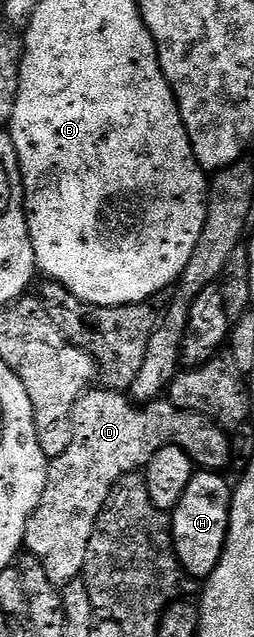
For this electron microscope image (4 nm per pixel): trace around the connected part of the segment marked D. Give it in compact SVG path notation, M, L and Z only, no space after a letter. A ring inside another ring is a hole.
M92 387L79 397L71 409L71 442L60 457L54 458L47 467L47 482L37 511L25 527L23 540L26 552L45 567L45 575L60 587L76 580L82 574L83 564L89 551L89 539L95 530L97 519L109 499L115 484L123 477L146 470L149 459L161 451L161 447L181 447L203 471L223 471L231 465L231 439L228 430L216 425L200 413L178 409L170 399L136 404L130 396L114 389Z

